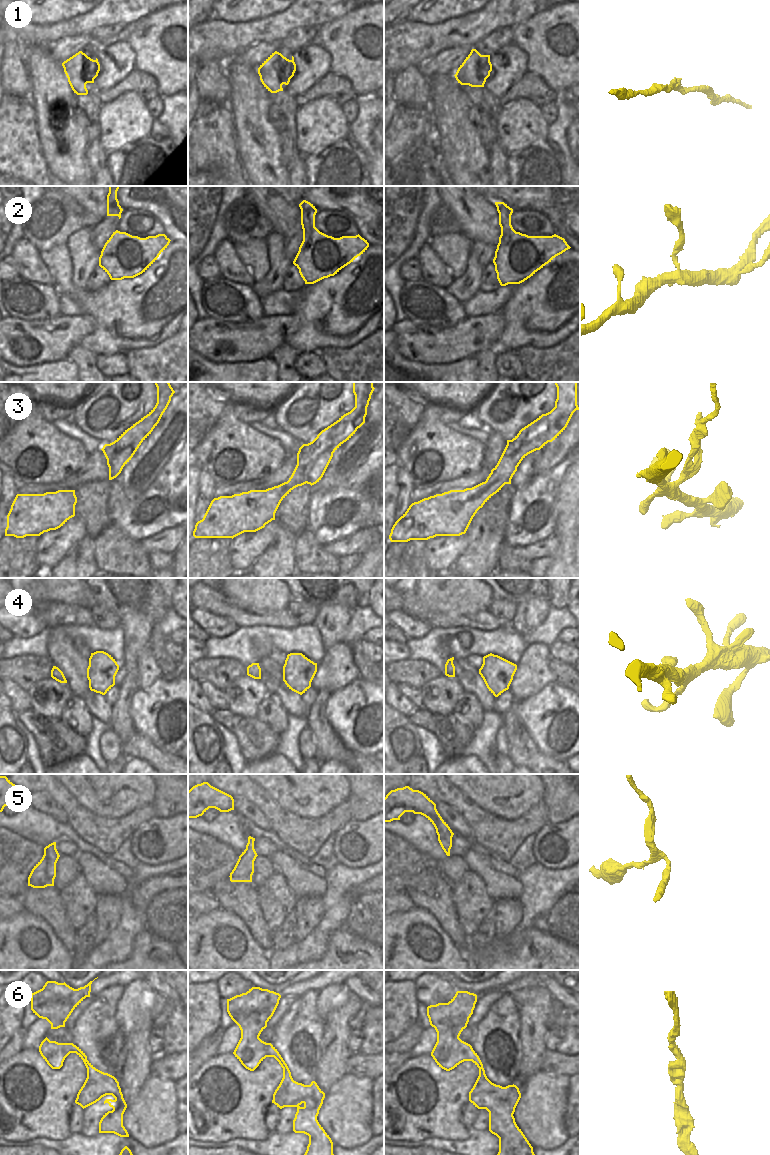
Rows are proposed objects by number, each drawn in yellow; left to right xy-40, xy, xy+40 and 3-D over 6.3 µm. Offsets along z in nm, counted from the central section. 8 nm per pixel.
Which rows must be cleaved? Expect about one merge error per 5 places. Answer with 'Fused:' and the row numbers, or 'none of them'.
Fused: 3.

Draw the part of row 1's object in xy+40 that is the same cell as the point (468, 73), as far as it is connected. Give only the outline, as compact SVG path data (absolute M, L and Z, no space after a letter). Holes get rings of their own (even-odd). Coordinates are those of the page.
M472 49L454 76L461 85L484 87L491 71L490 55L481 55Z

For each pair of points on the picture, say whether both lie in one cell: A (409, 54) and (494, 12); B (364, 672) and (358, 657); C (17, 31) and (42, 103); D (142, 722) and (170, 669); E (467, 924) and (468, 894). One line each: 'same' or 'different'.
A: same
B: same
C: different
D: different
E: same

